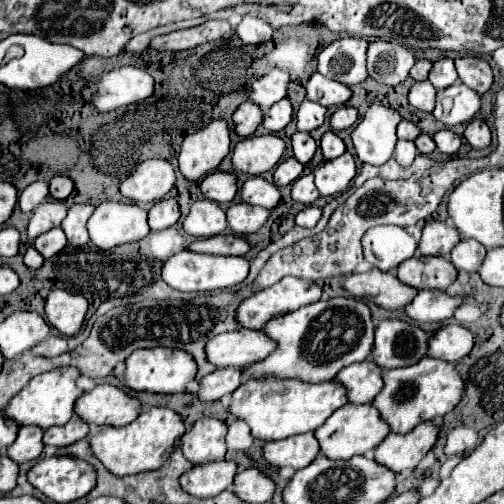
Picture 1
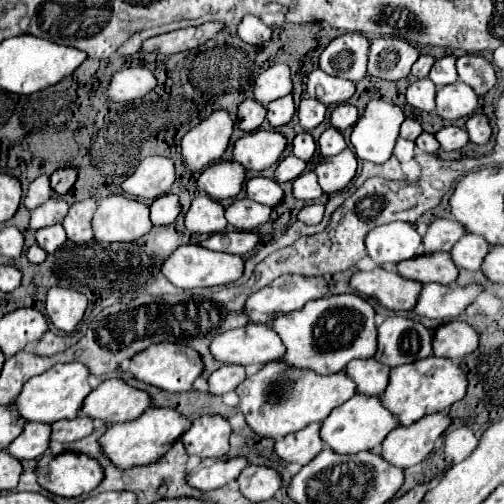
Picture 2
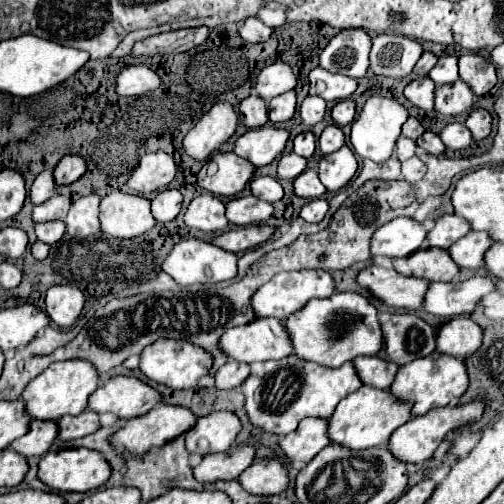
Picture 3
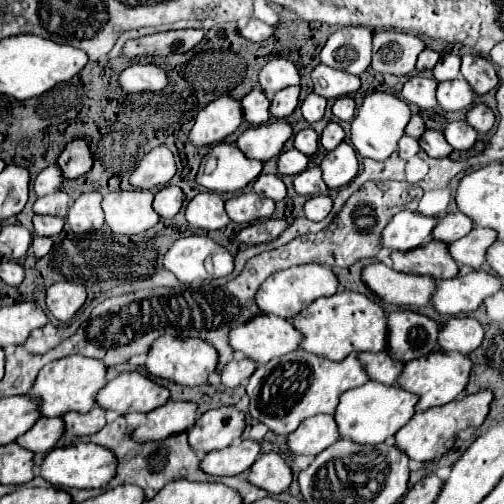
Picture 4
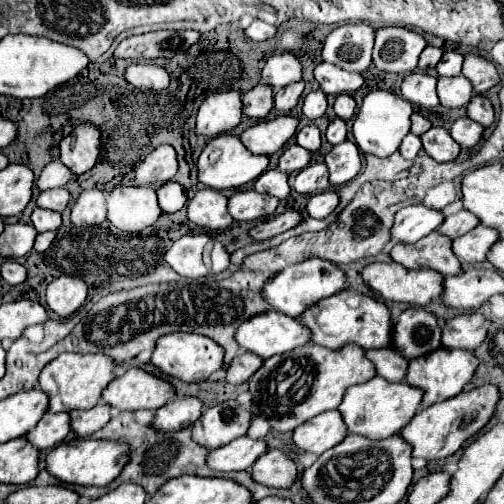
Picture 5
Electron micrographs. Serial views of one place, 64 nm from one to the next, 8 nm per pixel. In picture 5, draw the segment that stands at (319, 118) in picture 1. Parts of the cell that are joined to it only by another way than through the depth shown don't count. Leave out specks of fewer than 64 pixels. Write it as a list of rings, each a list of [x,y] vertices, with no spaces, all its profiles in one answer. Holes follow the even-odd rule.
[[[320,90],[310,92],[310,94],[304,98],[302,112],[304,112],[304,116],[306,116],[308,120],[320,118],[320,116],[326,112],[326,96],[324,96],[324,92],[320,92]]]

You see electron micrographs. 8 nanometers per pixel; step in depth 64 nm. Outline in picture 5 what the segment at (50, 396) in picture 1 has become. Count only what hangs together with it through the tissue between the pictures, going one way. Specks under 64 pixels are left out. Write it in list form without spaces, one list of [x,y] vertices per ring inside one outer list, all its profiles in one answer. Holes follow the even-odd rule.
[[[64,352],[48,366],[44,366],[44,372],[38,378],[38,388],[48,394],[48,410],[50,412],[70,412],[70,410],[90,410],[98,404],[102,390],[110,384],[114,378],[114,360],[108,360],[108,356],[100,354],[74,354]]]

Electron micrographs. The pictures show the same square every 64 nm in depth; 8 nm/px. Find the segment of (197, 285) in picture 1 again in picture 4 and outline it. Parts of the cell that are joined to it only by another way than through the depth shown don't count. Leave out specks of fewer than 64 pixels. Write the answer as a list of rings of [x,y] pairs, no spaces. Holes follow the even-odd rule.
[[[186,236],[176,240],[166,252],[164,268],[186,284],[224,278],[234,270],[234,256],[206,236]]]

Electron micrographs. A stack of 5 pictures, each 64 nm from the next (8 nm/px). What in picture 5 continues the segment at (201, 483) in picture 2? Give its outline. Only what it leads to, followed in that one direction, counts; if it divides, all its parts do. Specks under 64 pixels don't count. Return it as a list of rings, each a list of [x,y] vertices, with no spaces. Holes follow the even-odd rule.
[[[240,436],[218,450],[210,450],[206,464],[208,464],[208,468],[212,468],[216,472],[248,470],[256,462],[256,458],[262,456],[266,450],[268,450],[266,442],[252,440],[248,436]]]

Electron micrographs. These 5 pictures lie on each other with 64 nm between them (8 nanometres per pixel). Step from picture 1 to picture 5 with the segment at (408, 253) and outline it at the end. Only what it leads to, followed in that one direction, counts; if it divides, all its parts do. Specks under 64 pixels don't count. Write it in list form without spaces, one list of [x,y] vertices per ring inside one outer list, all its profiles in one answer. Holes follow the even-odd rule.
[[[422,204],[406,206],[396,212],[394,226],[390,228],[390,238],[400,244],[414,244],[436,230],[444,220],[444,214],[430,210]]]

